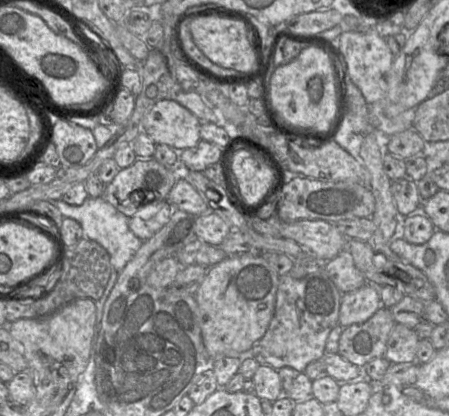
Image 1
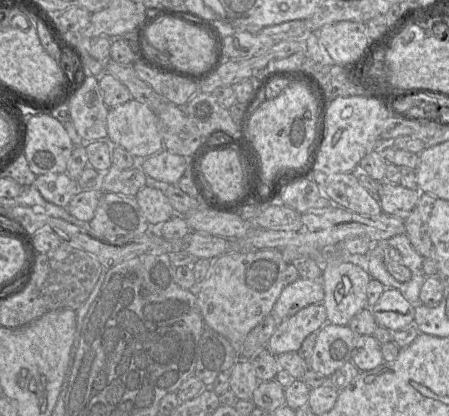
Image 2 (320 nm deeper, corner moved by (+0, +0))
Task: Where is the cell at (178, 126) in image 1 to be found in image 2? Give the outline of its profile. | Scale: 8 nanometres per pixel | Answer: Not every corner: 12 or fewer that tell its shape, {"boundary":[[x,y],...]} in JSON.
{"boundary":[[109,108],[109,140],[144,160],[164,149],[156,113]]}

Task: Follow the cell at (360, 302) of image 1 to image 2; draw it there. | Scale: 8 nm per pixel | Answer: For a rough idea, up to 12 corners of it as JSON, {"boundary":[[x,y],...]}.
{"boundary":[[322,265],[327,323],[345,326],[367,307],[369,273]]}

